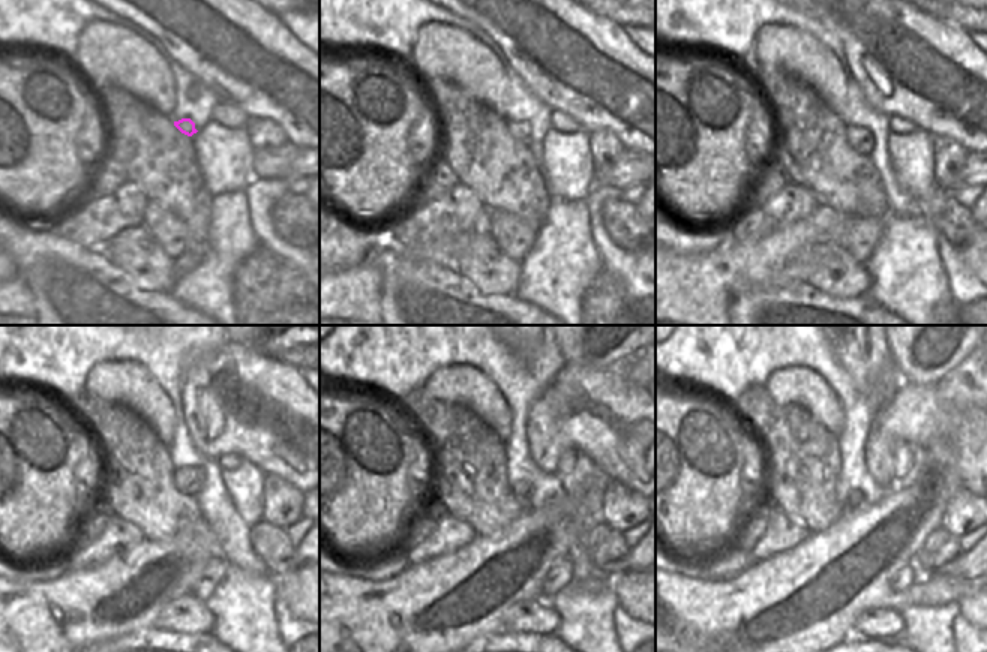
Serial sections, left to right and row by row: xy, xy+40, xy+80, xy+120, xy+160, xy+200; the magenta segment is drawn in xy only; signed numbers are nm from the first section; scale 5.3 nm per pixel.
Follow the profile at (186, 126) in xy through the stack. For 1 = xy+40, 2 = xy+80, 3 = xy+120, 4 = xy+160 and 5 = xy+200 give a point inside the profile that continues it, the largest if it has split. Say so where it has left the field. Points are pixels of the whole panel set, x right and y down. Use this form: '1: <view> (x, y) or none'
1: xy+40 (521, 131)
2: xy+80 (860, 138)
3: xy+120 (188, 480)
4: xy+160 (522, 489)
5: xy+200 (854, 498)

